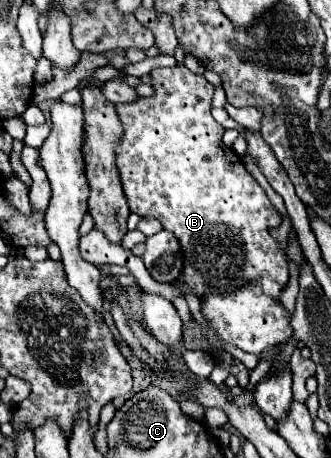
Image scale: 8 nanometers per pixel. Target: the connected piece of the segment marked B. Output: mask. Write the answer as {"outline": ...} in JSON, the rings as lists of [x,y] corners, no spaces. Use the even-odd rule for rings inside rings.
{"outline":[[[187,66],[175,68],[153,68],[151,70],[151,86],[155,90],[153,96],[137,100],[129,104],[115,104],[117,116],[123,124],[123,136],[117,144],[117,168],[121,174],[121,184],[129,202],[131,212],[147,218],[157,218],[165,230],[173,232],[179,240],[183,254],[183,270],[177,278],[177,284],[159,283],[155,281],[146,269],[142,258],[131,254],[119,244],[107,242],[101,232],[91,230],[87,236],[81,236],[81,254],[85,260],[101,266],[101,264],[116,264],[126,266],[135,276],[137,284],[147,294],[163,296],[173,302],[175,298],[187,300],[185,288],[189,288],[197,298],[205,298],[213,294],[213,286],[219,286],[223,294],[235,292],[241,286],[261,286],[263,294],[279,300],[281,292],[289,282],[289,258],[277,240],[269,234],[267,228],[279,226],[281,216],[269,202],[263,188],[257,180],[245,170],[241,156],[227,148],[221,142],[225,128],[215,122],[211,116],[211,98],[213,86],[205,80],[205,76],[193,74]]]}

